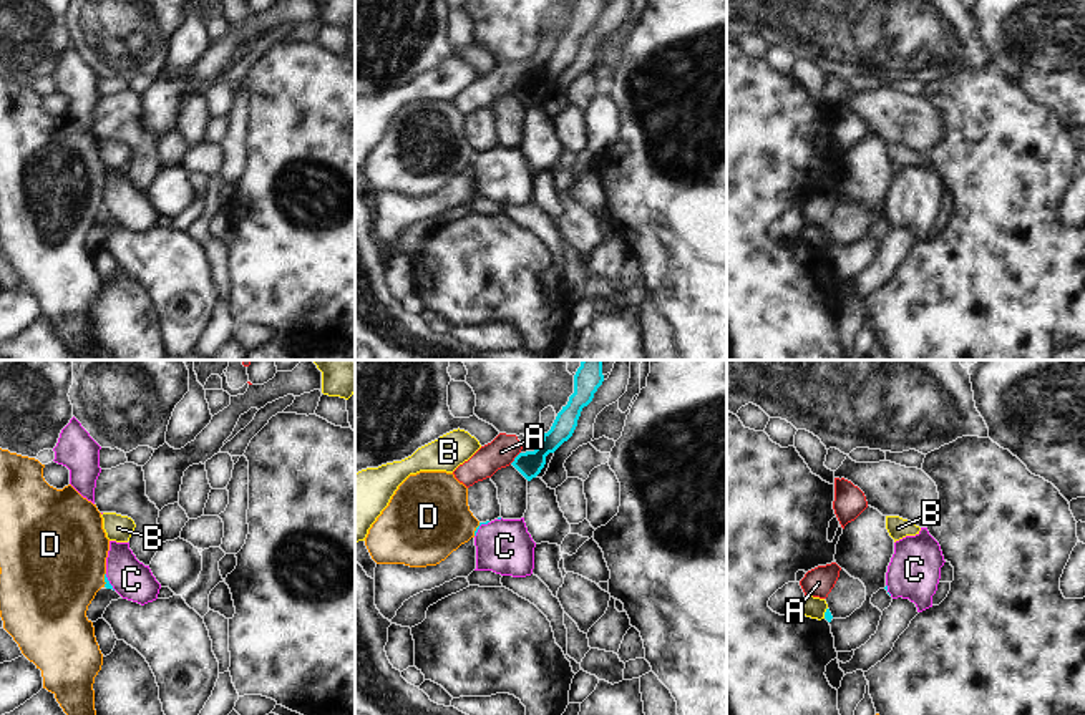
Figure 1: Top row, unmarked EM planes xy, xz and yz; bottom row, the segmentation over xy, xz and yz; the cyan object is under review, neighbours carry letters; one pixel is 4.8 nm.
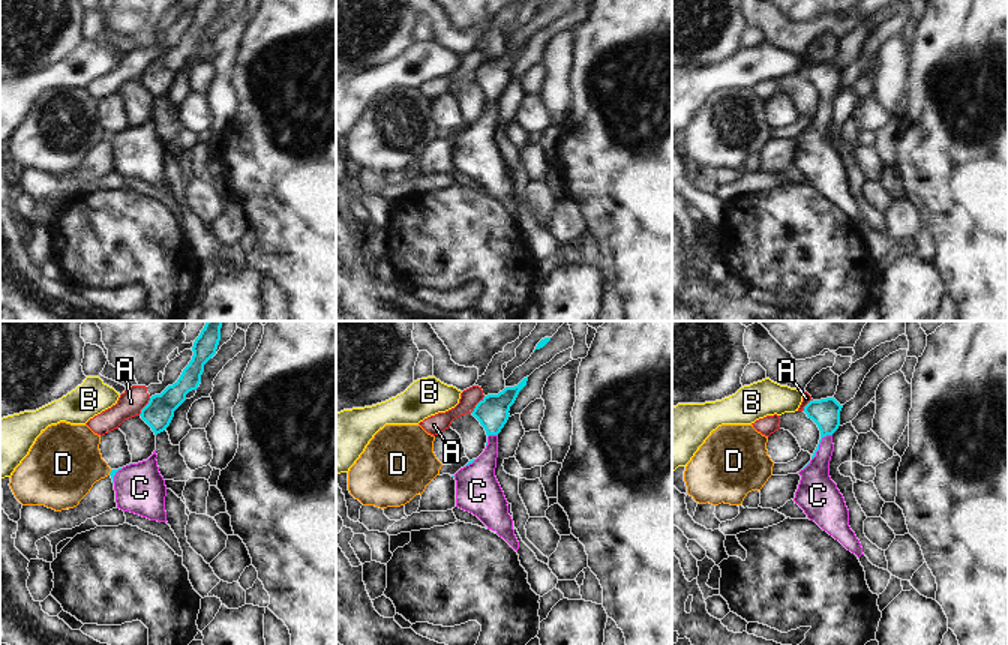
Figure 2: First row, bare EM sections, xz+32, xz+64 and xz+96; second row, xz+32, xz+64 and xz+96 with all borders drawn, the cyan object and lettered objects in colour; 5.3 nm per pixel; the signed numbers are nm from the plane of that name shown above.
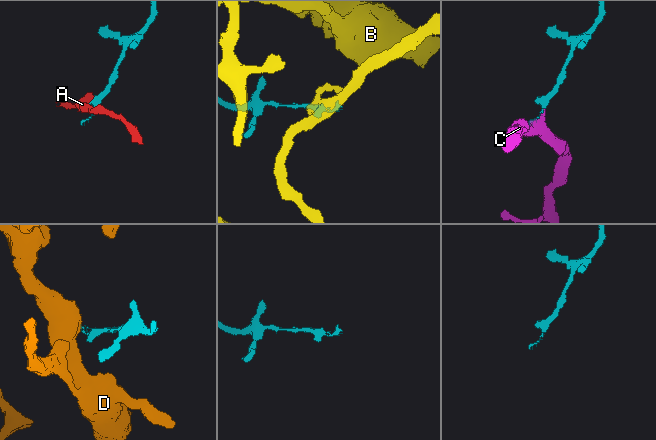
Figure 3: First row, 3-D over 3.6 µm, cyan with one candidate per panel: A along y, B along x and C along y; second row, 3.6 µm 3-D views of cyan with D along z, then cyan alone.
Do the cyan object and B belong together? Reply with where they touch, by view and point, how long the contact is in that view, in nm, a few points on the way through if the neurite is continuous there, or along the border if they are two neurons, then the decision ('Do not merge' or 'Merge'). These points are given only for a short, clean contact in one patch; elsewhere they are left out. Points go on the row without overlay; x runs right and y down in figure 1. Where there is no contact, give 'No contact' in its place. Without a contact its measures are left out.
Touches cyan at yz (825, 241). Shared border 60 nm. Boundary: yz (827, 236), (823, 246). Do not merge.

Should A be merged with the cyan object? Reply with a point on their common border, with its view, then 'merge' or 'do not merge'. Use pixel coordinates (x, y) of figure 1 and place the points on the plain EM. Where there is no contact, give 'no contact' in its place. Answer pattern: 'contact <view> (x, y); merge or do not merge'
contact xz (515, 87); do not merge

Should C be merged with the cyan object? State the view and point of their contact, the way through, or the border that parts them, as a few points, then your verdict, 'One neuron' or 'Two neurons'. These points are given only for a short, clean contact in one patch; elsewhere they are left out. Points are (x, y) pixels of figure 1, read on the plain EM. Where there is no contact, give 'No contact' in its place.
Touches cyan at xz (478, 156). Path across: xz (486, 150), (478, 156), (505, 175). One neuron.

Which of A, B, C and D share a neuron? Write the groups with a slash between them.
A / B / C / D

